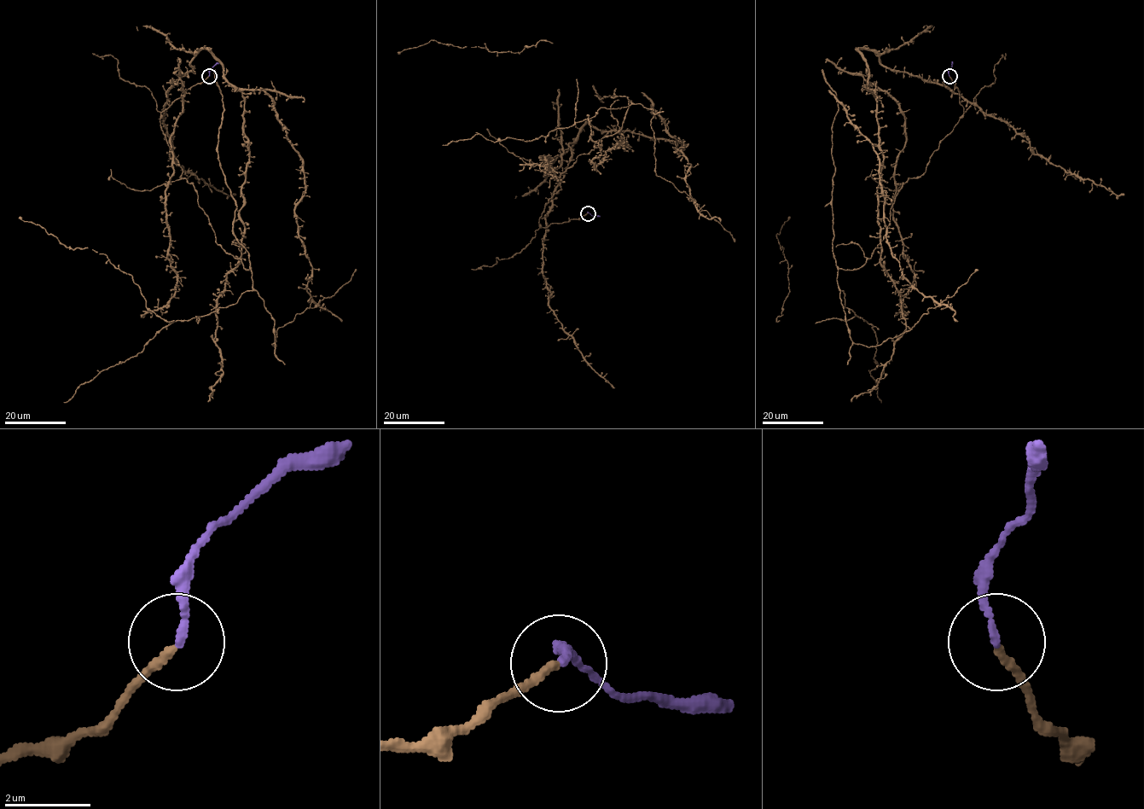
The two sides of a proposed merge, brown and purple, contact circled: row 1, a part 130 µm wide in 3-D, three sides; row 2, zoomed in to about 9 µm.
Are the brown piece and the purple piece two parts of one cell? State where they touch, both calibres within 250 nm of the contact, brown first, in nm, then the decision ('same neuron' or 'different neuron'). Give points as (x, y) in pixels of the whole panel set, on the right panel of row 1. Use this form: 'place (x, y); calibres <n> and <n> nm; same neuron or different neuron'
place (949, 76); calibres 180 and 150 nm; same neuron

